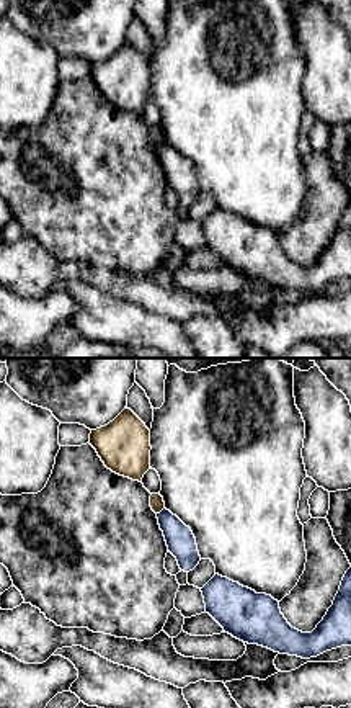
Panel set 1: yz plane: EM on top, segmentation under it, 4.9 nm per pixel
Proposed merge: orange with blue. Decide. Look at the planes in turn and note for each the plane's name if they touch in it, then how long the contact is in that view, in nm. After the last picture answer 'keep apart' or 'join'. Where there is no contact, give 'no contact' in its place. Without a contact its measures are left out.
contact in yz; length 50 nm

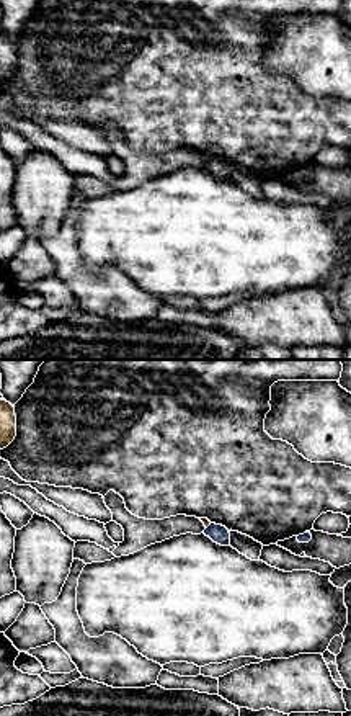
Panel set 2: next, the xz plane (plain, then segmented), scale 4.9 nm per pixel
contact in xz; length 40 nm

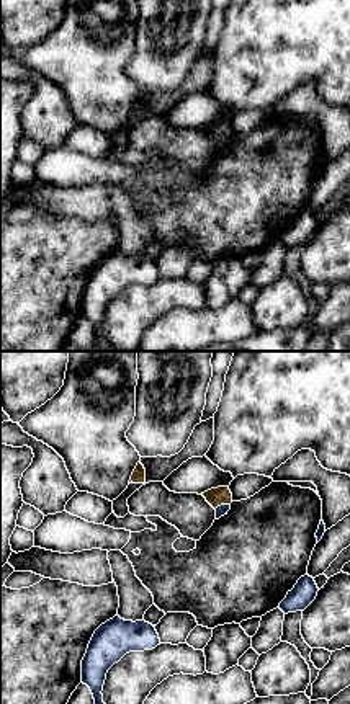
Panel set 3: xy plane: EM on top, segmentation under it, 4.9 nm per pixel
contact in xy; length 80 nm

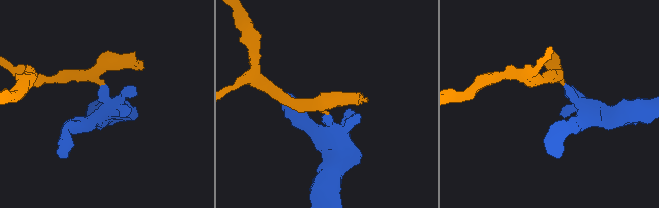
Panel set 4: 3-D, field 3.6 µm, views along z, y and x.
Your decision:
keep apart

